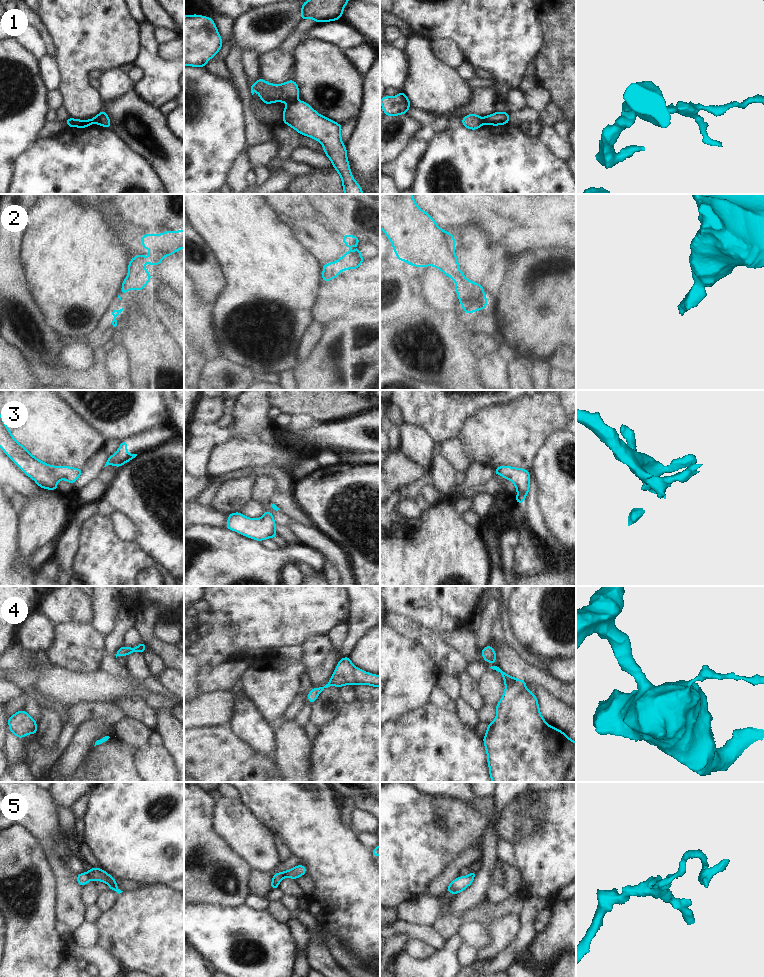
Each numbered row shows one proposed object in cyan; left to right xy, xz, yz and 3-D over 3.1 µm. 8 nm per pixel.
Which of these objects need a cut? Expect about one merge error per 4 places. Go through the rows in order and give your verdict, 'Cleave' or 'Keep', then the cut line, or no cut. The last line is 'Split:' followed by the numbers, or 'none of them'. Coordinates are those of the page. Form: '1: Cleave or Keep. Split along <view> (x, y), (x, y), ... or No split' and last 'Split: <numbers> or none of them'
1: Cleave. Split along xz (296, 99), (288, 103)
2: Keep. No split
3: Keep. No split
4: Keep. No split
5: Cleave. Split along xy (86, 873), (91, 878)
Split: 1, 5.

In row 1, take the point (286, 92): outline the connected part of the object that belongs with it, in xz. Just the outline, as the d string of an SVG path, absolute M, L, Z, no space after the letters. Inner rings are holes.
M260 77L254 85L249 85L249 87L252 95L255 90L257 91L264 104L271 104L274 102L289 103L297 100L299 95L299 87L294 80L276 85L265 82Z

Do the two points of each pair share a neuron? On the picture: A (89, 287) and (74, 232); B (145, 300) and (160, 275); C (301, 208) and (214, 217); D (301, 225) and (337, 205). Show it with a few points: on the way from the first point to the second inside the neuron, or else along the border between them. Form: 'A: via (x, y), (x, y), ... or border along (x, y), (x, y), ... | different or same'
A: via (75, 273), (75, 246) | same
B: border along (148, 282), (157, 284) | different
C: border along (268, 204), (274, 211) | different
D: border along (319, 217), (338, 231) | different

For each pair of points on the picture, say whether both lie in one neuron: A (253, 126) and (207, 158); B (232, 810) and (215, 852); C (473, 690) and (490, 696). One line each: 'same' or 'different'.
A: different
B: different
C: different

